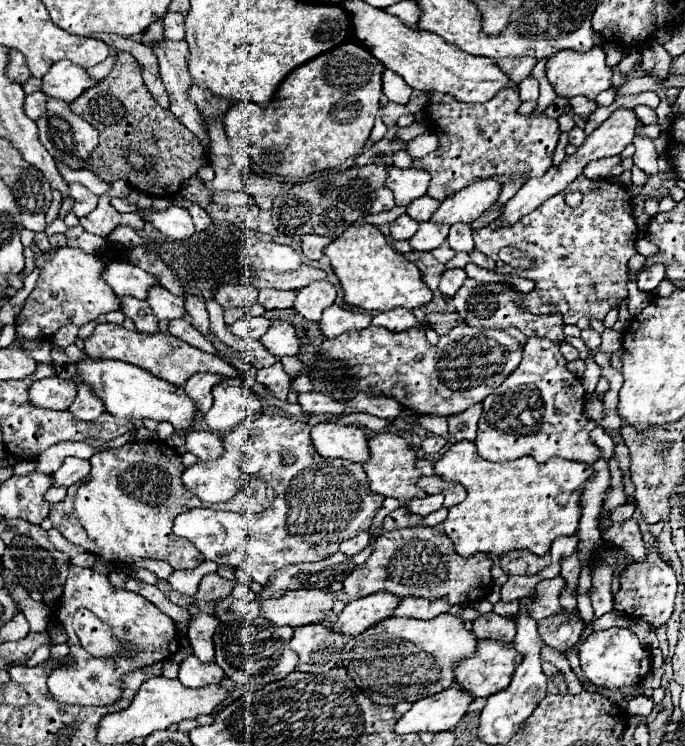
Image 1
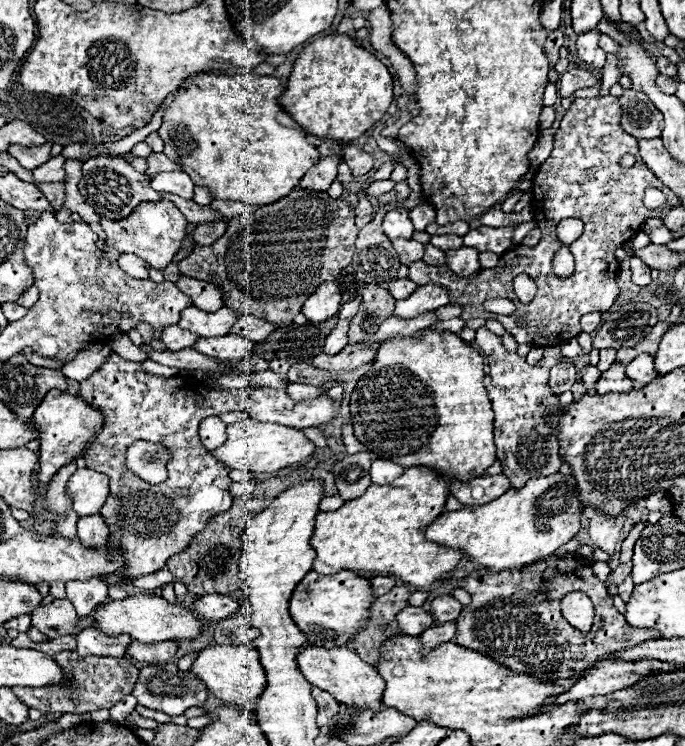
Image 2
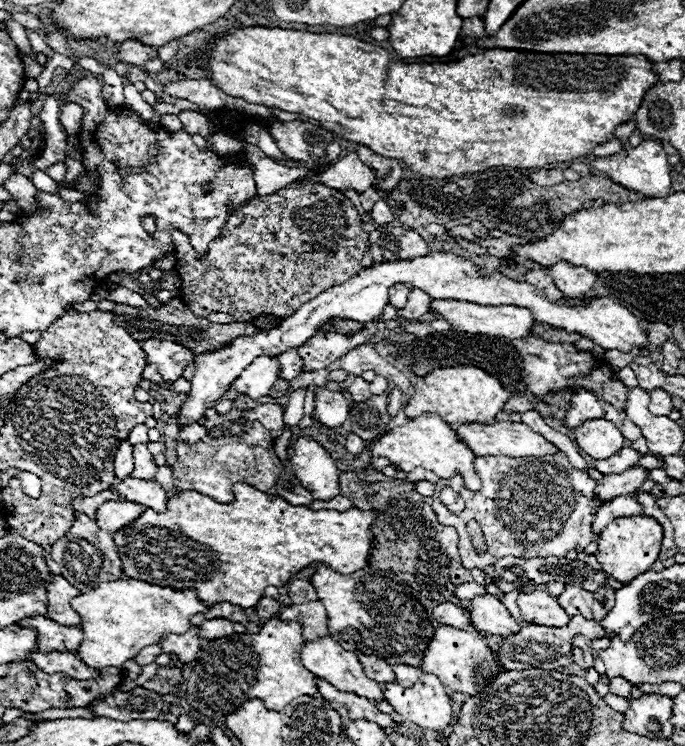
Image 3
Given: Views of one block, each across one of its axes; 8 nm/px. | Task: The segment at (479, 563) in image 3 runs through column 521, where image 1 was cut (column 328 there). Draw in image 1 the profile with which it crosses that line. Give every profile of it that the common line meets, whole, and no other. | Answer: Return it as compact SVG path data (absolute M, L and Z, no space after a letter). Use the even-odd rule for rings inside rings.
M262 414L256 420L242 422L236 430L228 432L220 440L224 448L222 456L212 462L200 460L198 464L186 468L182 474L182 484L202 502L224 502L232 498L232 490L238 490L242 486L242 472L244 472L248 476L264 478L264 482L268 482L276 490L276 498L272 506L268 506L268 510L262 510L258 514L244 514L244 516L216 512L210 508L194 508L174 518L172 530L176 536L190 540L196 546L196 550L204 554L206 560L212 560L216 564L226 564L236 570L240 568L248 572L254 582L262 586L268 584L270 574L274 574L276 570L284 566L302 564L302 562L318 562L322 558L332 556L334 552L338 552L338 546L342 540L348 540L360 532L366 532L372 526L372 518L382 508L384 496L374 494L370 490L362 464L358 462L352 464L340 458L322 458L312 446L310 428L304 422ZM284 456L294 458L294 462L284 466L282 464Z

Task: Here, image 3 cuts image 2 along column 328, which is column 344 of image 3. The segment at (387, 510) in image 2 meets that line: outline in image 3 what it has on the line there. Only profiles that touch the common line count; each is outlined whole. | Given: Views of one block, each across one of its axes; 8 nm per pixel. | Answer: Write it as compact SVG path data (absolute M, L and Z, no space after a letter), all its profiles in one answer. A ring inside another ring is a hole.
M240 482L232 490L236 494L232 504L214 502L198 492L174 494L168 498L166 512L156 514L148 508L132 526L116 532L114 542L124 560L124 574L160 586L196 588L198 598L204 598L208 606L226 600L240 608L252 608L264 588L282 588L292 574L314 562L328 564L340 574L368 566L376 510L338 512L292 506L280 496Z

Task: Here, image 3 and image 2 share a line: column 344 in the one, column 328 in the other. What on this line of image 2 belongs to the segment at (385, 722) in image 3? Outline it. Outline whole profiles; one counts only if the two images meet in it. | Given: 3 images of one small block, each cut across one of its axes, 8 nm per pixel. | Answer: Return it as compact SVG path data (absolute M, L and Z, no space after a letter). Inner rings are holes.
M312 688L312 696L318 702L318 726L328 726L330 720L340 712L340 704L320 688Z

